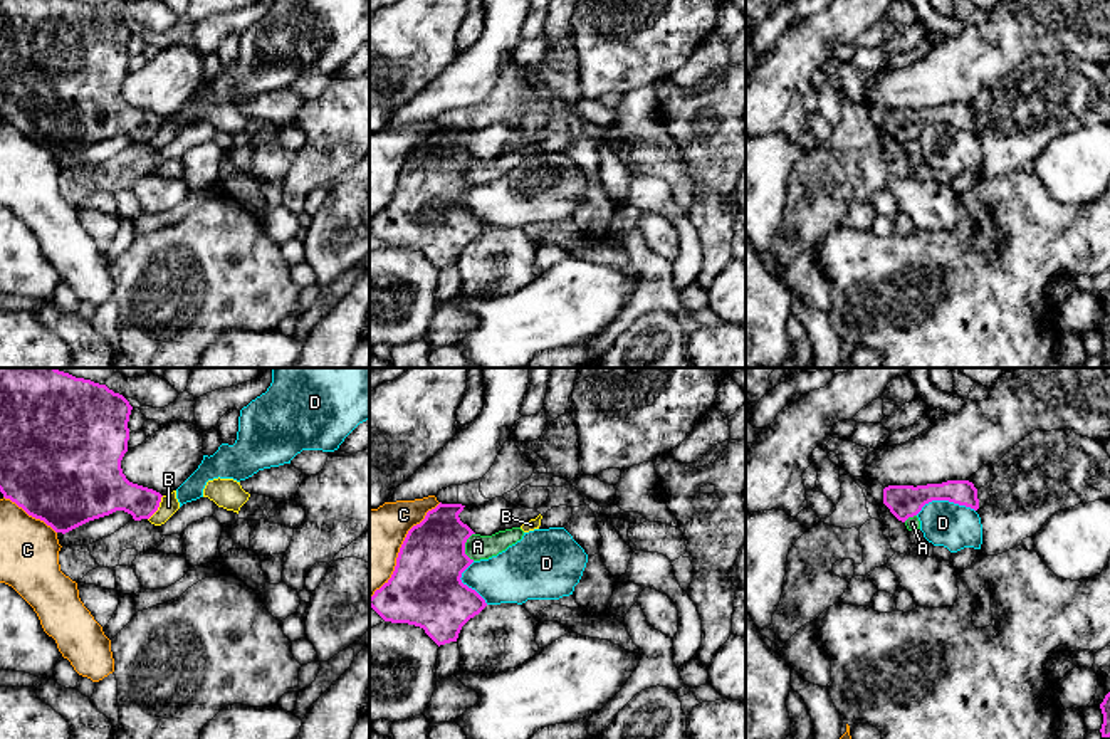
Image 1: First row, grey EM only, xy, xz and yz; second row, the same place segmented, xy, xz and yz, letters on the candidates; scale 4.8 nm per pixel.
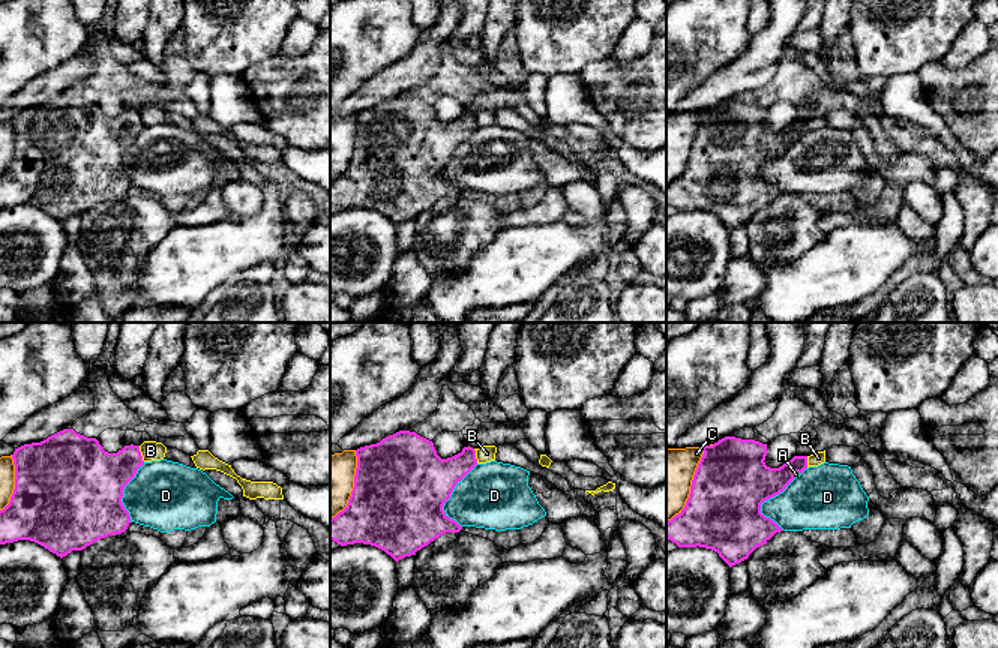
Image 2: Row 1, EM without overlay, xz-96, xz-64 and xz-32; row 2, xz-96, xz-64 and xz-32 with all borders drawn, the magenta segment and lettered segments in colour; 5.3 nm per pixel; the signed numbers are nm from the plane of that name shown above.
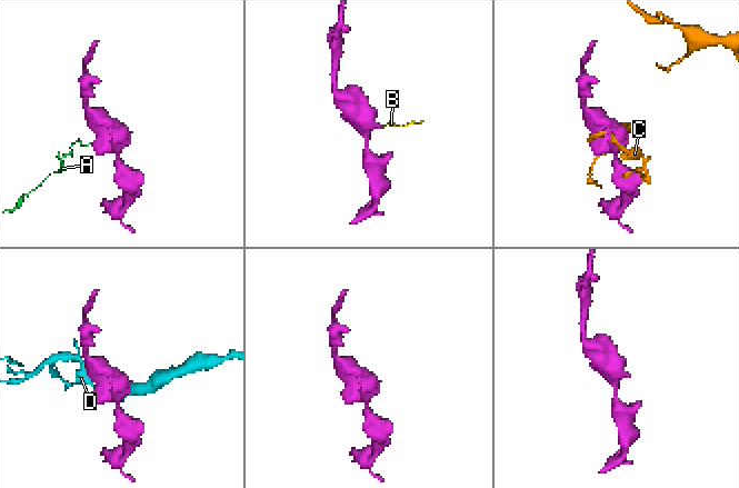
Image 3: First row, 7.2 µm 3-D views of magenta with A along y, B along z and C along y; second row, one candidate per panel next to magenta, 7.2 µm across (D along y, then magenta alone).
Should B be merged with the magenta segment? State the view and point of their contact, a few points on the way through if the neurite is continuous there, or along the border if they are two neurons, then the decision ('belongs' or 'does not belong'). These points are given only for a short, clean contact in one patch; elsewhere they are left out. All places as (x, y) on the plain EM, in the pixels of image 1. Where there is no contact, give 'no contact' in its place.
meets magenta in xy at (158, 130); border along xy (163, 120), (158, 133), (148, 143); does not belong

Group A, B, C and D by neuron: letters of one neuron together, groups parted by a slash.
A B / C / D

